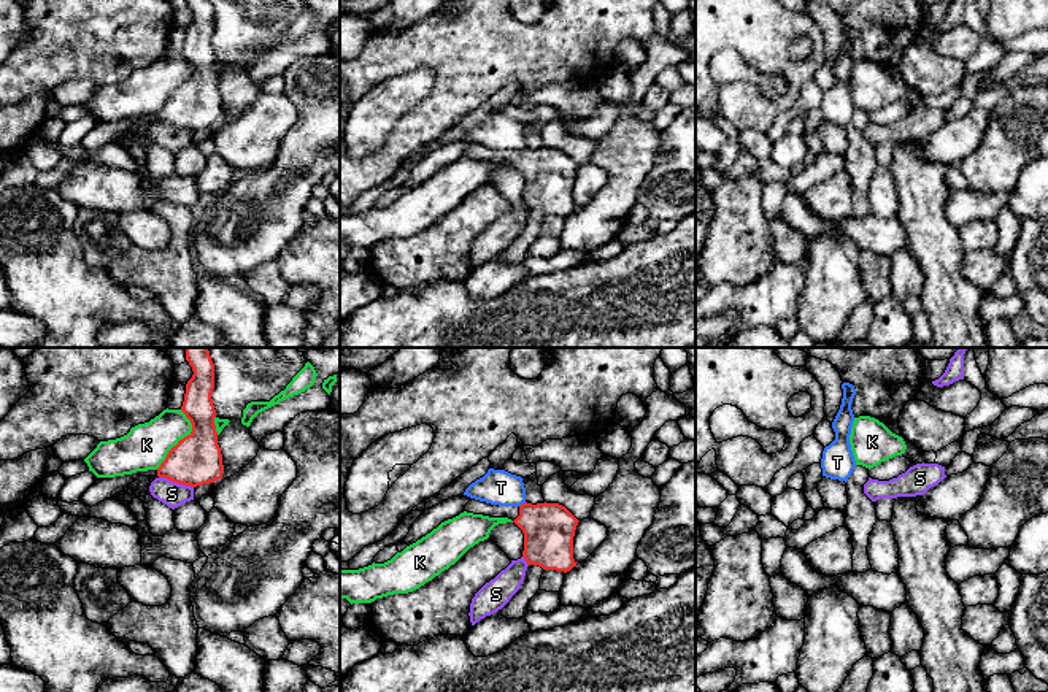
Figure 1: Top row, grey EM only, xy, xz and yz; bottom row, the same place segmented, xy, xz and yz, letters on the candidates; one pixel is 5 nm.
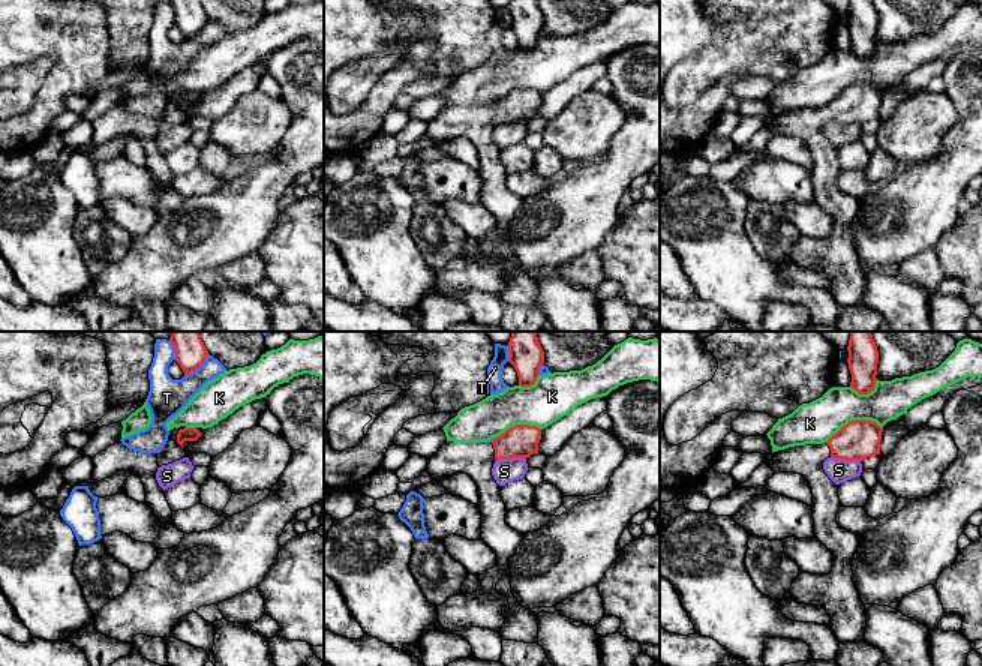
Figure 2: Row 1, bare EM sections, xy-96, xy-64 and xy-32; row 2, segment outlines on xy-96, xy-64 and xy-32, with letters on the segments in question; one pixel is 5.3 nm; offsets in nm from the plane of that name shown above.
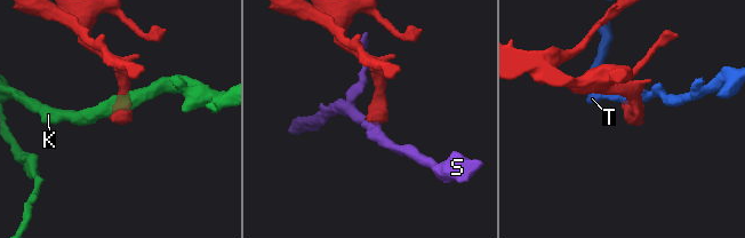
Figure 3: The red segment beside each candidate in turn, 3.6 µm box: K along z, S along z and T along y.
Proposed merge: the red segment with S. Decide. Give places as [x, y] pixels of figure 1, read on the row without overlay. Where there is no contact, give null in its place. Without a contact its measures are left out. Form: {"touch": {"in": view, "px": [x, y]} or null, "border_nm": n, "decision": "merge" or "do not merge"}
{"touch": {"in": "xy", "px": [177, 126]}, "border_nm": 190, "decision": "do not merge"}

